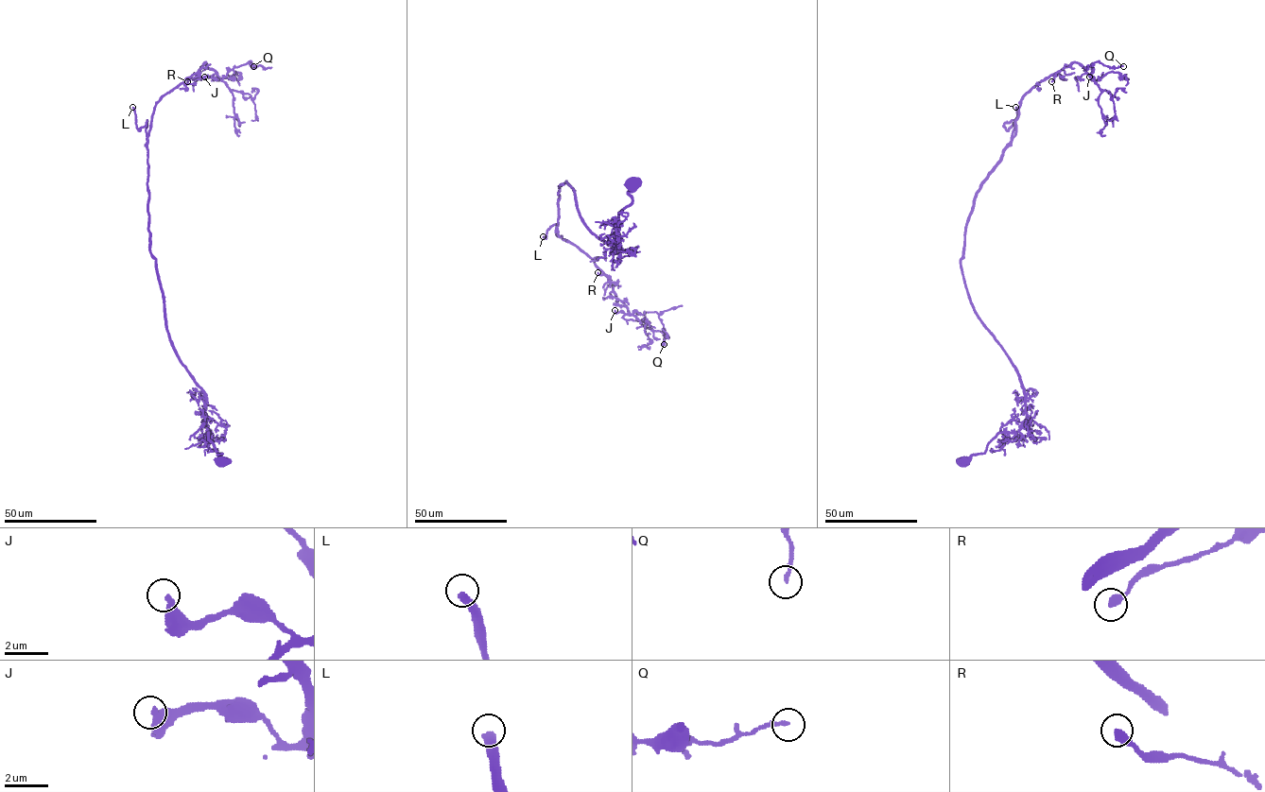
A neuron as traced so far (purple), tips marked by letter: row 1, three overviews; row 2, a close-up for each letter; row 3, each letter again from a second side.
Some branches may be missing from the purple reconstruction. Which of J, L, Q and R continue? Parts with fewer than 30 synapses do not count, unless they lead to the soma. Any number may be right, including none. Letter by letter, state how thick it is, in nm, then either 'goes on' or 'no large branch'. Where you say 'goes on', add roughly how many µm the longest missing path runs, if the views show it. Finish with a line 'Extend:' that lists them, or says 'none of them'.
J: 400 nm thick; no large branch
L: 400 nm thick; goes on; about 110 µm are missing
Q: 170 nm thick; no large branch
R: 360 nm thick; no large branch
Extend: L

